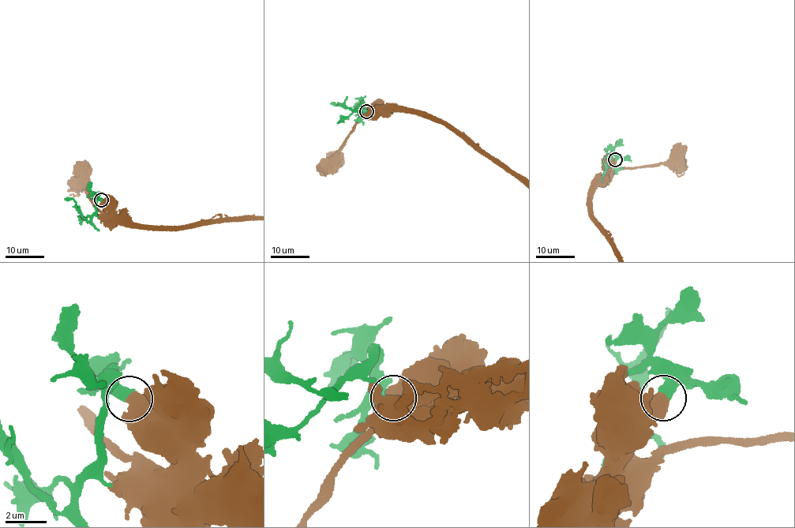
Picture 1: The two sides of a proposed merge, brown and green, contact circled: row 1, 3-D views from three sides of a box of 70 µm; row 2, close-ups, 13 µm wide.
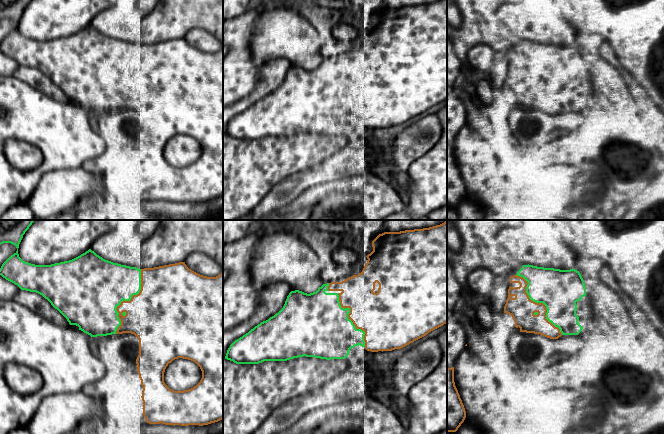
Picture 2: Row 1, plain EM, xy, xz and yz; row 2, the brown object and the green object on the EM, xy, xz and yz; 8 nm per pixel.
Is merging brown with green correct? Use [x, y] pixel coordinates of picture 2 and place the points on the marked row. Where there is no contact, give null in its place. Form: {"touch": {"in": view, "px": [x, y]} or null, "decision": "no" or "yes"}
{"touch": {"in": "xy", "px": [126, 301]}, "decision": "no"}

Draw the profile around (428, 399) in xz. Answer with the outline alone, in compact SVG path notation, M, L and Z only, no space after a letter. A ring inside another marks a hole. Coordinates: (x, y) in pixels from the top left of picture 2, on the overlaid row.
M447 330L436 340L442 359L432 373L409 390L410 421L404 434L437 434L447 430Z

